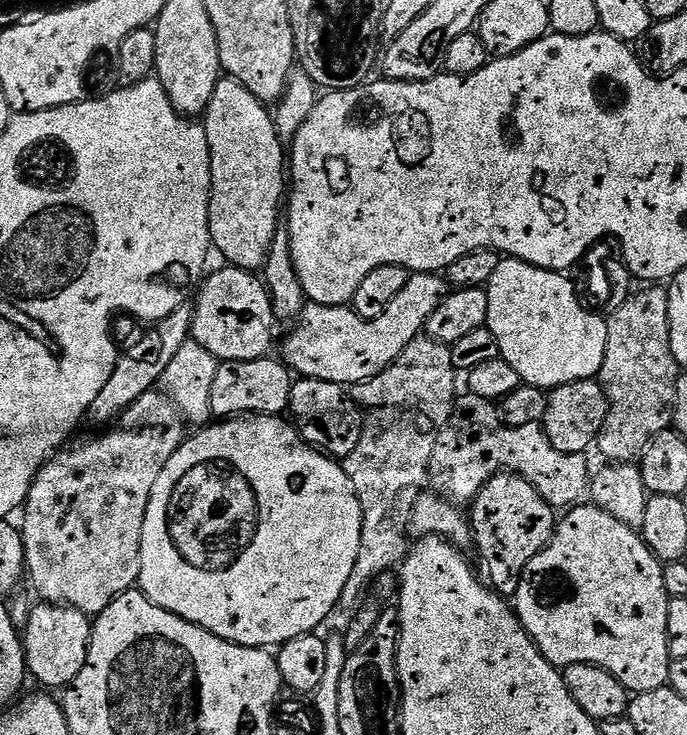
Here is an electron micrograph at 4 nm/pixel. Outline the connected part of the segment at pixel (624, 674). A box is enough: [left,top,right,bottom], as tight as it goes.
[514,502,670,694]

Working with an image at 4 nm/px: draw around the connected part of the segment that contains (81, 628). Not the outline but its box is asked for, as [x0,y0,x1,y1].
[22,602,93,689]

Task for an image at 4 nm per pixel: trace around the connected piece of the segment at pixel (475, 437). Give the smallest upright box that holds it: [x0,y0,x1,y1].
[428,392,592,510]

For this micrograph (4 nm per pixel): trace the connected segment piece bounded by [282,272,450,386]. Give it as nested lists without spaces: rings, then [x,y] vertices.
[[[413,272],[409,275],[406,286],[402,286],[402,294],[398,294],[398,298],[390,302],[387,310],[373,320],[362,318],[348,306],[305,303],[304,309],[291,325],[292,333],[284,340],[283,363],[300,378],[325,380],[345,386],[365,384],[370,378],[382,374],[382,370],[386,370],[398,358],[398,354],[402,354],[402,350],[406,350],[406,346],[410,346],[410,342],[414,342],[414,338],[425,331],[430,314],[438,310],[449,291],[443,275],[435,272]]]

